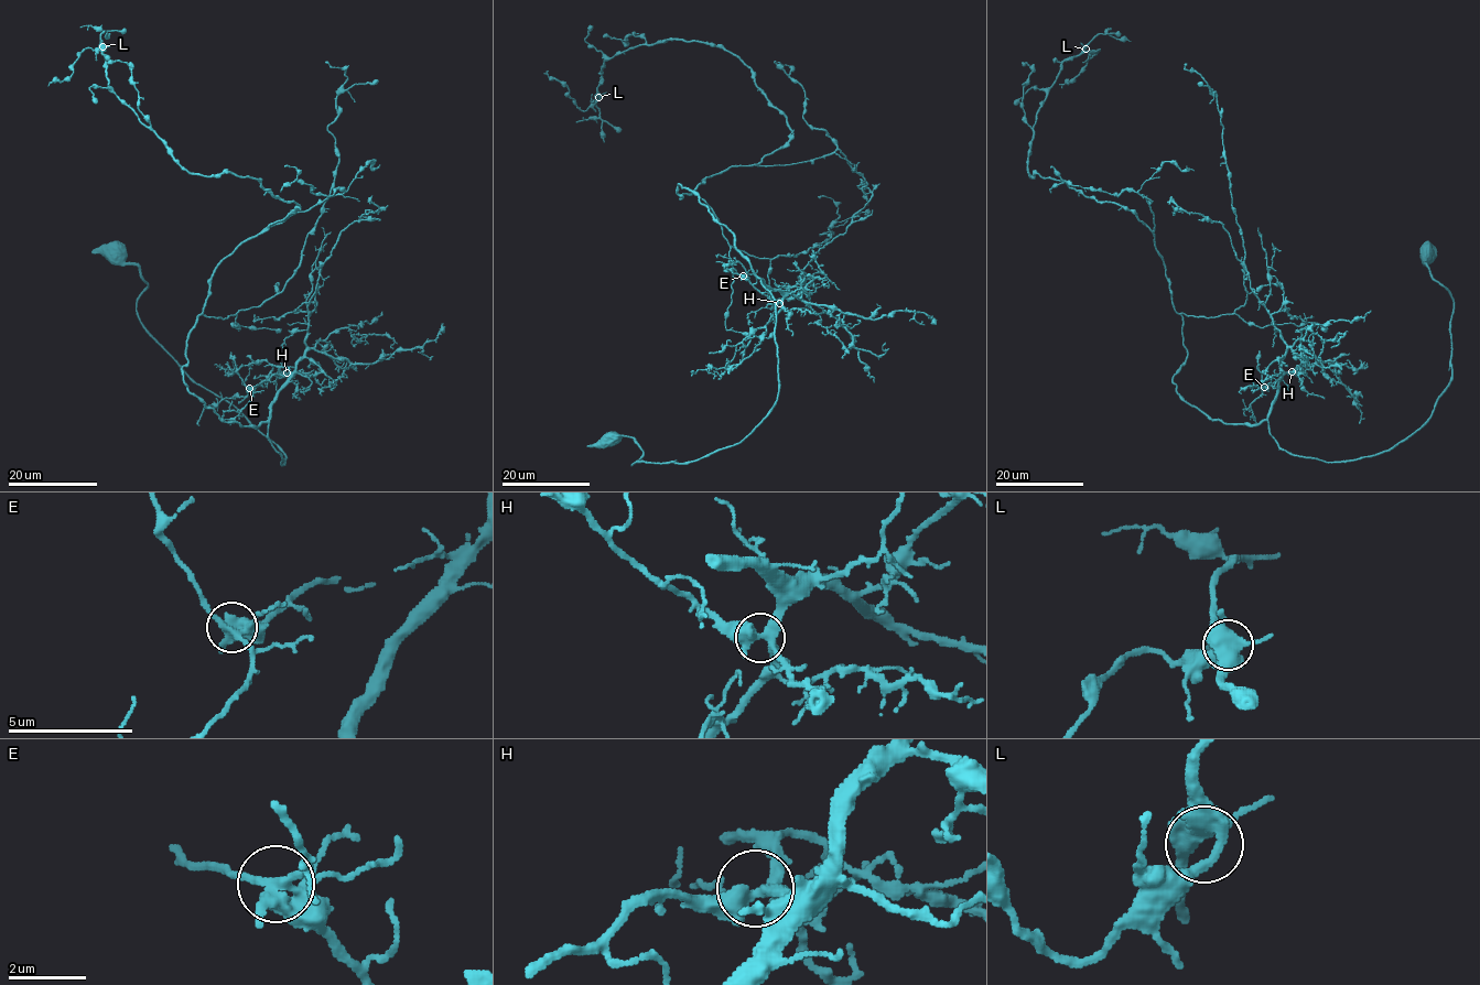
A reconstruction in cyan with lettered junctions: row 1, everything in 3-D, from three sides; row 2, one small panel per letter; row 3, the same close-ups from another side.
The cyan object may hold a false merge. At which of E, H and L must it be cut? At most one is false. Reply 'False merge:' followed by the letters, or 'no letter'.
False merge: no letter

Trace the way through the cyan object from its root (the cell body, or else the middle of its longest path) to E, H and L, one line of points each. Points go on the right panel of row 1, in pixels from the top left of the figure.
E: (1426, 255), (1453, 300), (1451, 379), (1419, 428), (1373, 455), (1293, 455), (1268, 424), (1291, 372), (1264, 387)
H: (1426, 255), (1453, 300), (1451, 379), (1419, 428), (1352, 459), (1289, 454), (1271, 434), (1268, 412), (1292, 371)
L: (1426, 255), (1451, 379), (1408, 436), (1325, 462), (1212, 420), (1173, 380), (1153, 233), (1029, 176), (1086, 49)

